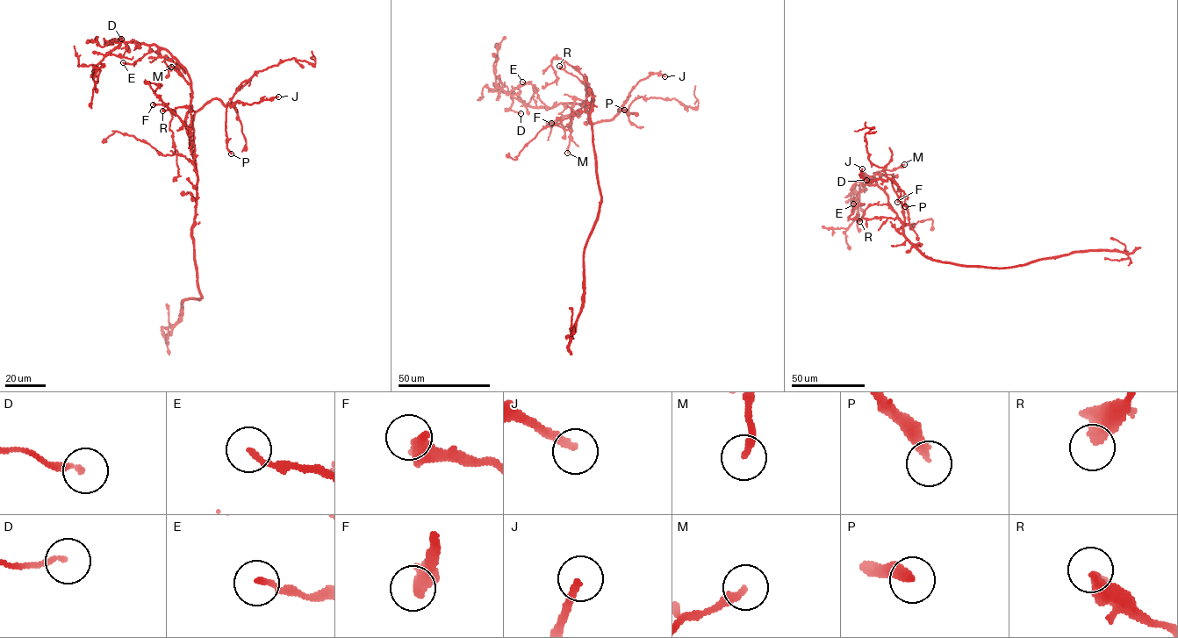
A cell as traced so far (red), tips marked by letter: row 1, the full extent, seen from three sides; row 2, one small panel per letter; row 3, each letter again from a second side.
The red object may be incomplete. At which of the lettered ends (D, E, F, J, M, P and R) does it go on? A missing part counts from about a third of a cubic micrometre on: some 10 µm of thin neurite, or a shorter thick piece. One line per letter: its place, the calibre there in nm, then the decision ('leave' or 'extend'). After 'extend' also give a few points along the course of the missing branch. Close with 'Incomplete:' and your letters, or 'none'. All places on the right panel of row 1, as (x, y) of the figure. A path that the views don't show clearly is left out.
D: at (866, 180); 160 nm thick; leave
E: at (853, 204); 160 nm thick; leave
F: at (897, 202); 600 nm thick; leave
J: at (862, 168); 240 nm thick; extend
M: at (904, 164); 240 nm thick; leave
P: at (905, 206); 320 nm thick; extend
R: at (859, 221); 460 nm thick; leave
Incomplete: J, P

